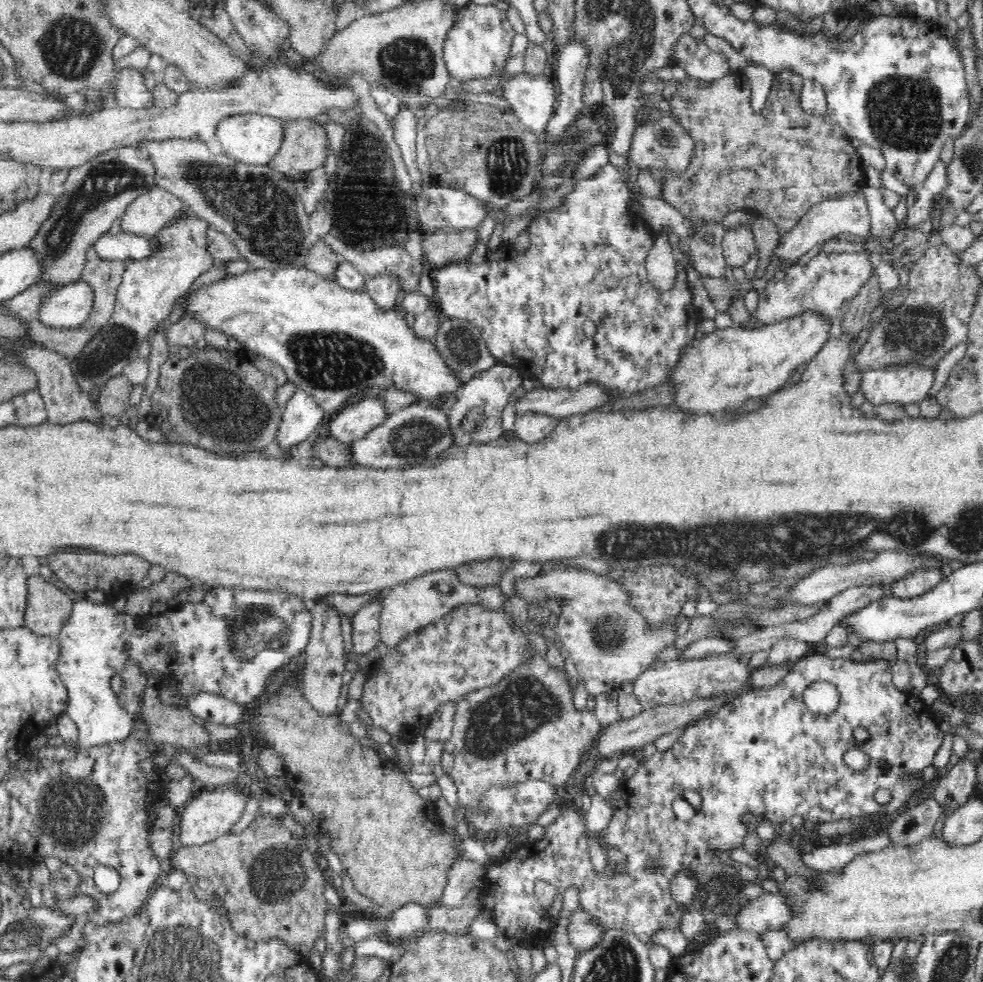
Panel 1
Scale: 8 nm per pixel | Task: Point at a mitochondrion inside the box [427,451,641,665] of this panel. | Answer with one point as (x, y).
(606, 631)

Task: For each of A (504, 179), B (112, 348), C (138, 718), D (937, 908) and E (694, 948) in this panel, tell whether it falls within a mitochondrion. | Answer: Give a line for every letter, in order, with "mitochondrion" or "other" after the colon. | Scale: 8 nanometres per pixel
A: mitochondrion
B: mitochondrion
C: other
D: other
E: other

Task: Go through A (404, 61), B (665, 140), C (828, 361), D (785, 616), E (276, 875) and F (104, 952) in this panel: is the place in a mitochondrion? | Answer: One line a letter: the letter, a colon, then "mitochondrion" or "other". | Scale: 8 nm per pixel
A: mitochondrion
B: mitochondrion
C: other
D: other
E: mitochondrion
F: other

